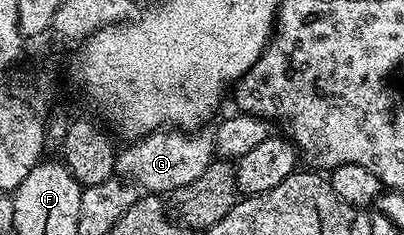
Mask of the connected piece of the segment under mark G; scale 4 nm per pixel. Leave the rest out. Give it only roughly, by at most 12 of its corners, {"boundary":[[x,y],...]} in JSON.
{"boundary":[[162,128],[122,149],[114,175],[168,196],[215,160],[213,134]]}

